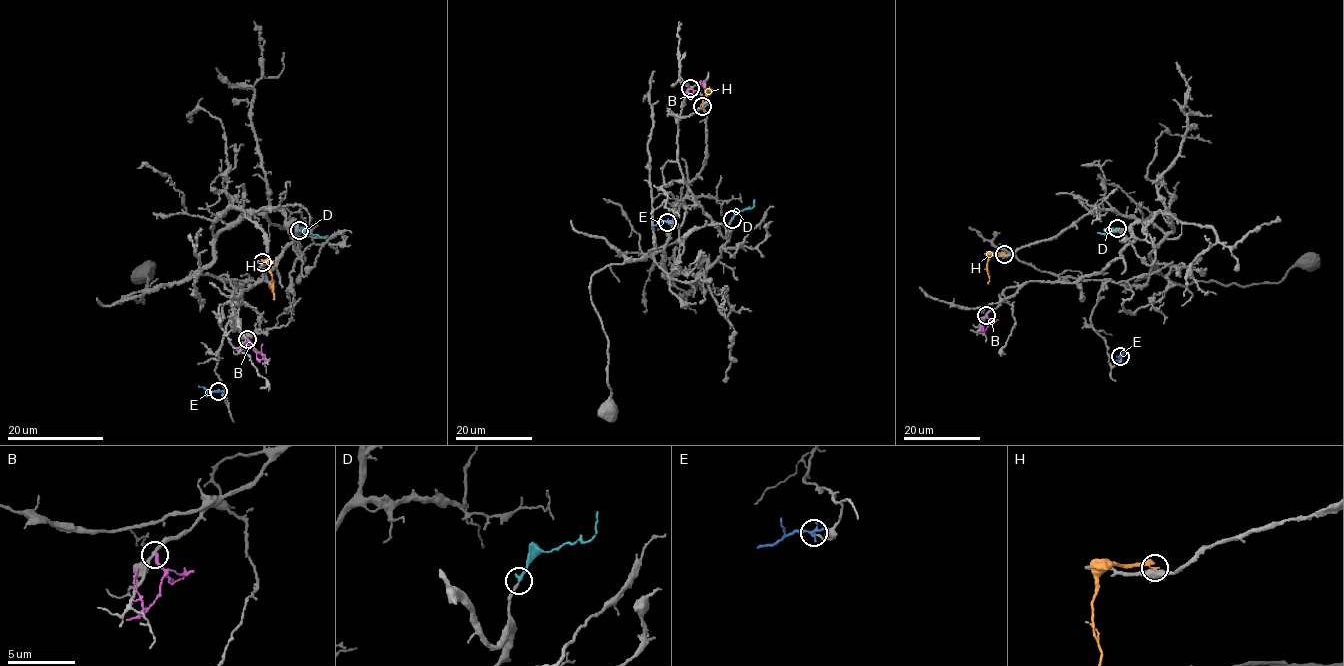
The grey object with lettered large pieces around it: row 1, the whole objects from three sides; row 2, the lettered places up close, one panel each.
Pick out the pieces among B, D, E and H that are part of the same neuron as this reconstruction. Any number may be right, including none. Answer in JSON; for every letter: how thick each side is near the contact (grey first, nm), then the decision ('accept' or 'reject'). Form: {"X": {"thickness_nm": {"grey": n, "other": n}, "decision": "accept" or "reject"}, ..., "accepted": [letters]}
{"B": {"thickness_nm": {"grey": 200, "other": 220}, "decision": "reject"}, "D": {"thickness_nm": {"grey": 190, "other": 240}, "decision": "accept"}, "E": {"thickness_nm": {"grey": 140, "other": 200}, "decision": "reject"}, "H": {"thickness_nm": {"grey": 500, "other": 260}, "decision": "reject"}, "accepted": ["D"]}

